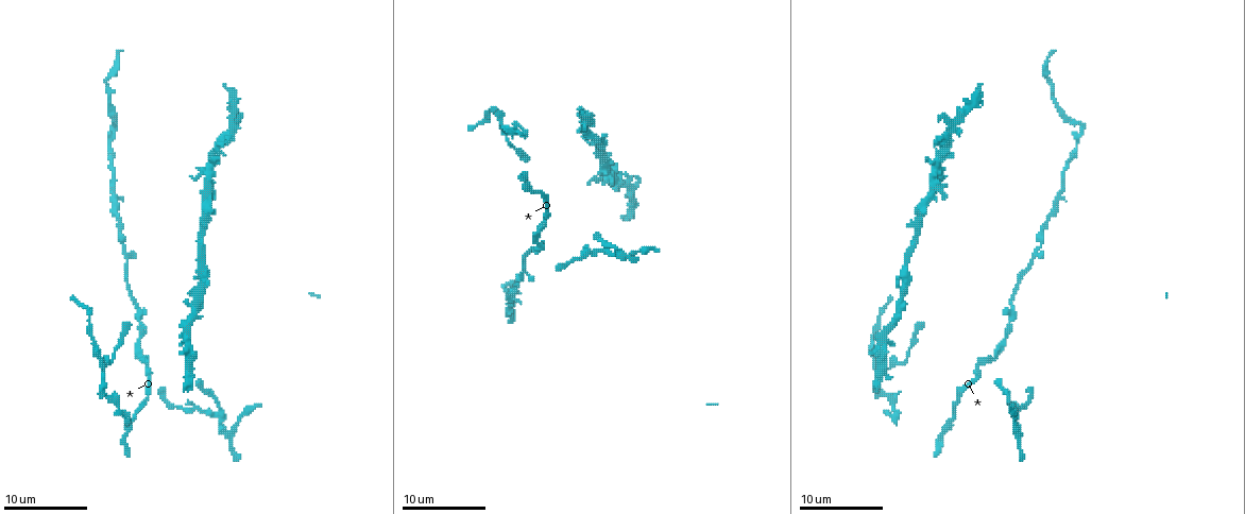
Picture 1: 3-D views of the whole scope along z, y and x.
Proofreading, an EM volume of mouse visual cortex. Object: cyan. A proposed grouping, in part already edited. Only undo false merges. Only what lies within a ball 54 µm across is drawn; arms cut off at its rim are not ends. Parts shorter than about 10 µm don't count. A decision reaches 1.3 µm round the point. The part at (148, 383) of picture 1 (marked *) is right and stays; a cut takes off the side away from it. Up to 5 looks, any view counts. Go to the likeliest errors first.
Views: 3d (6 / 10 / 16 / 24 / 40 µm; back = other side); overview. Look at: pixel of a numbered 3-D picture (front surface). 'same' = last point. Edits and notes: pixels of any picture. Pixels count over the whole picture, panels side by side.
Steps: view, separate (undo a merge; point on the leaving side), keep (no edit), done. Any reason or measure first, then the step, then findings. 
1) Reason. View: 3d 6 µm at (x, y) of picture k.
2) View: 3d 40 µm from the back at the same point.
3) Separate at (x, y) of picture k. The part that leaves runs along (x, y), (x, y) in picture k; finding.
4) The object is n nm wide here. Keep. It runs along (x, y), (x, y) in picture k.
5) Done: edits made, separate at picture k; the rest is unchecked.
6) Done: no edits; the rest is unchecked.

View: 3d 10 µm at (139, 359) of picture 1.

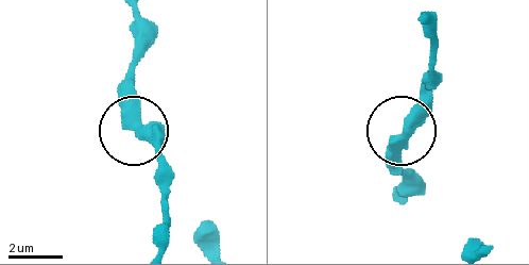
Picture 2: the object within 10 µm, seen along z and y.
Keep. It runs along (161, 210), (161, 162), (134, 120), (134, 75) in picture 2; one neuron here.

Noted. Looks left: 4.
Thick turns thin. View: 3d 16 µm at (604, 253) of picture 1.

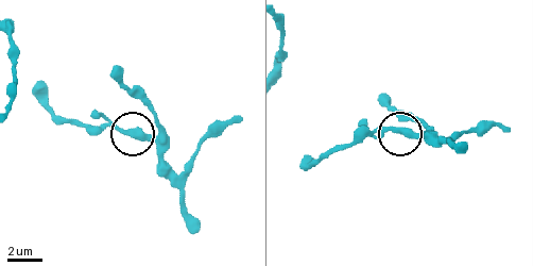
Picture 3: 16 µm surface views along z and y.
Keep. One neuron here.

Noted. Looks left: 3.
View: 3d 16 µm at (181, 324) of picture 1.

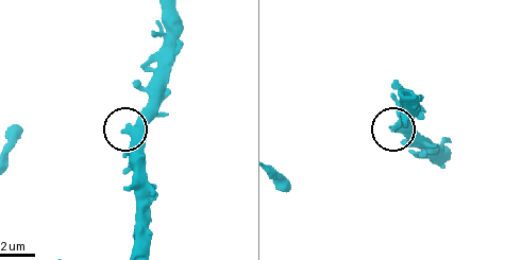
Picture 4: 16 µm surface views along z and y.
View: 3d 6 µm at (124, 128) of picture 4.

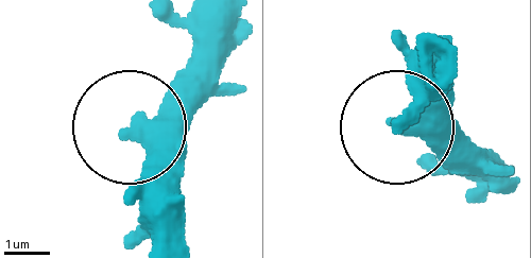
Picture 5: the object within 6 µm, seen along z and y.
Keep. One neuron here.

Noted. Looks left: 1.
Done: no edits; the rest is unchecked.

